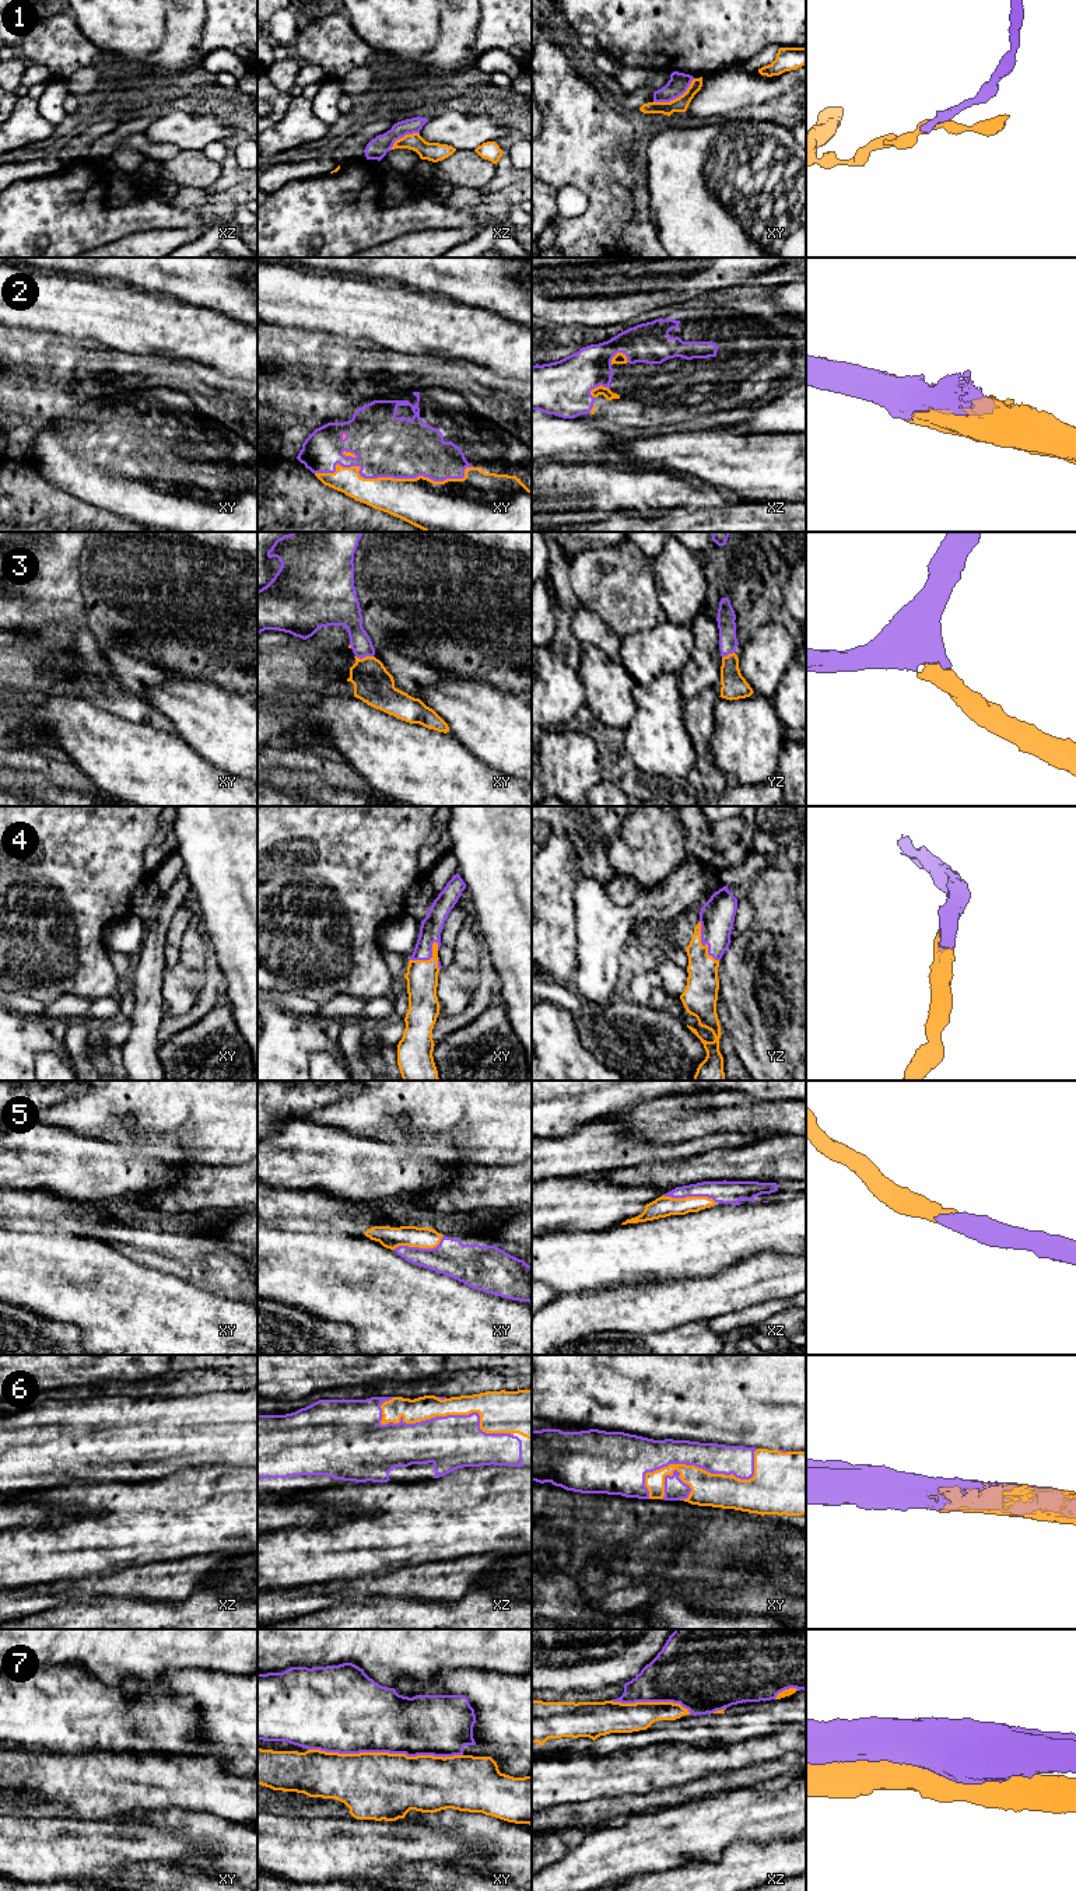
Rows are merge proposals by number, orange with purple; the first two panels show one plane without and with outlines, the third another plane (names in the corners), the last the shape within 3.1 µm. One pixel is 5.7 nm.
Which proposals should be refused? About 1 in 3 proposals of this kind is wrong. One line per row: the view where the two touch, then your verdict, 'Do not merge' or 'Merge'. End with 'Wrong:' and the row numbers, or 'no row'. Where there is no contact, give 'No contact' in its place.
1: Touches orange in xy. Do not merge
2: Touches orange in xy. Merge
3: Touches orange in xy. Merge
4: Touches orange in yz. Merge
5: Touches orange in xy. Merge
6: Touches orange in xz. Merge
7: Touches orange in xy. Do not merge
Wrong: 1, 7

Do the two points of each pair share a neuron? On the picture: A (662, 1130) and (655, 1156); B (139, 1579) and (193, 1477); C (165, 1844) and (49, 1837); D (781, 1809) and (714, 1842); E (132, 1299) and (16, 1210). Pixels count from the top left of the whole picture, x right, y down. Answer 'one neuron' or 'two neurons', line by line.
A: two neurons
B: two neurons
C: one neuron
D: one neuron
E: two neurons

